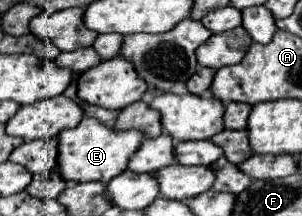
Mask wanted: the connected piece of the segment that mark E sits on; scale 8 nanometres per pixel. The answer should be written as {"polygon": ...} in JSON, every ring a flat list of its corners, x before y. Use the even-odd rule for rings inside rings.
{"polygon":[[84,118,76,128,62,130,58,134,58,172,62,172,66,182,108,182,126,170,128,158,136,152,144,134,138,130,116,132,102,126,96,118]]}

